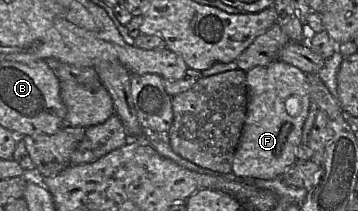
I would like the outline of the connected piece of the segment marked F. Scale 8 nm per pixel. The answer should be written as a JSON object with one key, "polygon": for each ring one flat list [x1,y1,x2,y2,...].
{"polygon":[[275,60,246,71,247,117,233,159,233,173,240,178,275,179,297,161,297,147,308,115,310,94,307,74]]}

